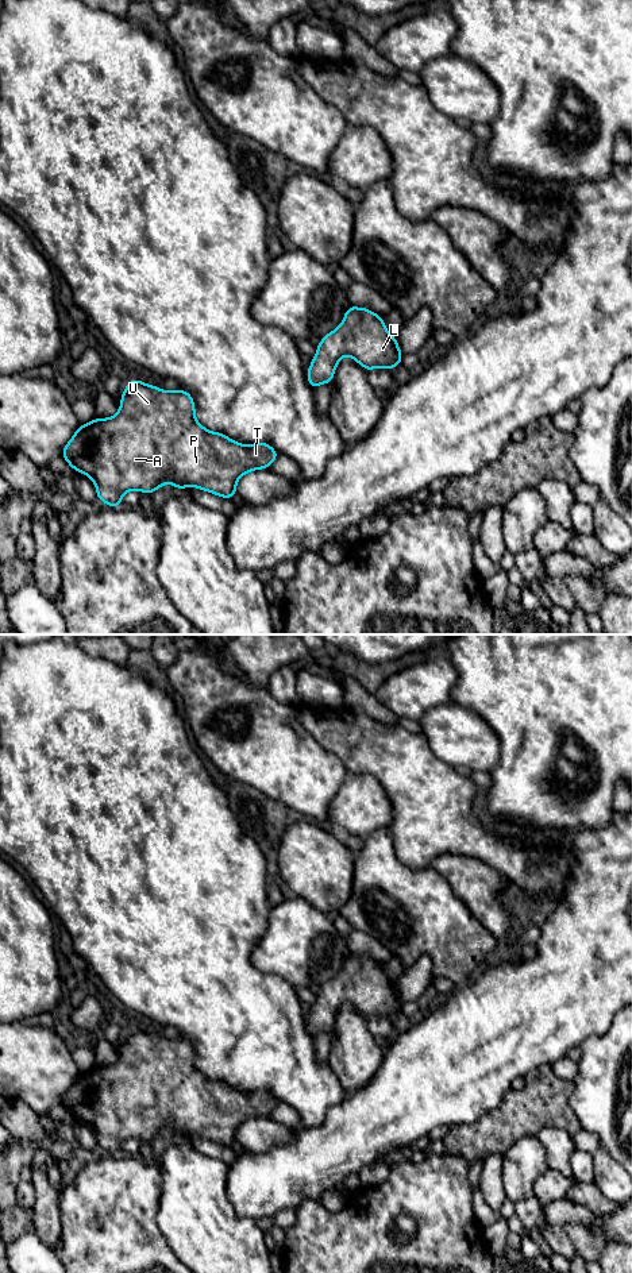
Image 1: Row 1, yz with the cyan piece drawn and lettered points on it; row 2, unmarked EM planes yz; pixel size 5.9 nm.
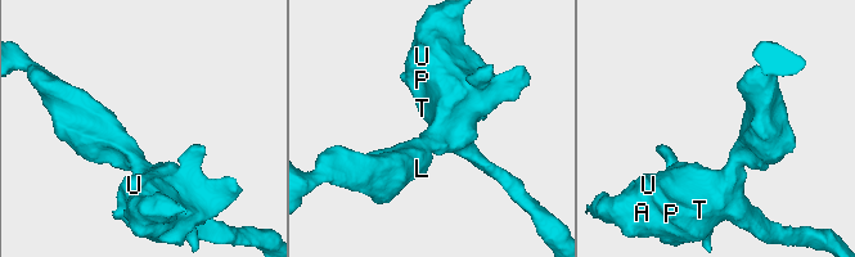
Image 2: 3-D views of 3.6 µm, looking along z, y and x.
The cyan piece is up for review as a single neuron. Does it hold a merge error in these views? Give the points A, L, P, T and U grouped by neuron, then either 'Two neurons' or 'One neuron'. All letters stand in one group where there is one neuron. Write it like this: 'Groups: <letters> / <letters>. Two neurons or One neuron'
Groups: A L P T U. One neuron

